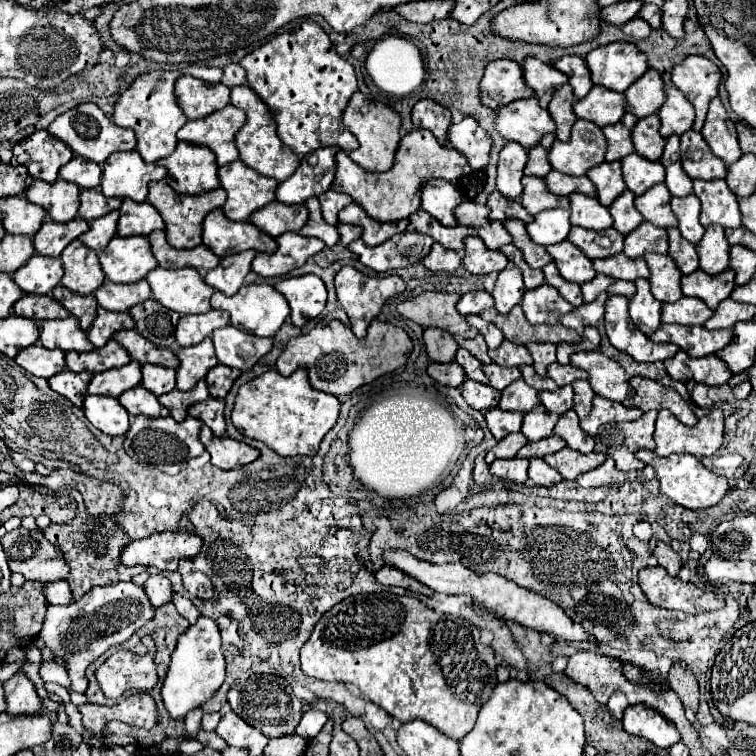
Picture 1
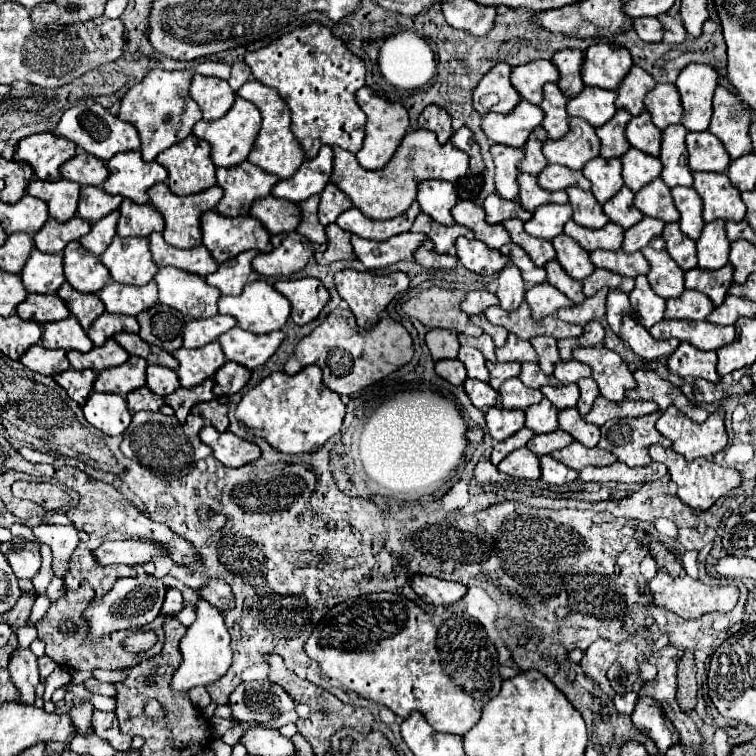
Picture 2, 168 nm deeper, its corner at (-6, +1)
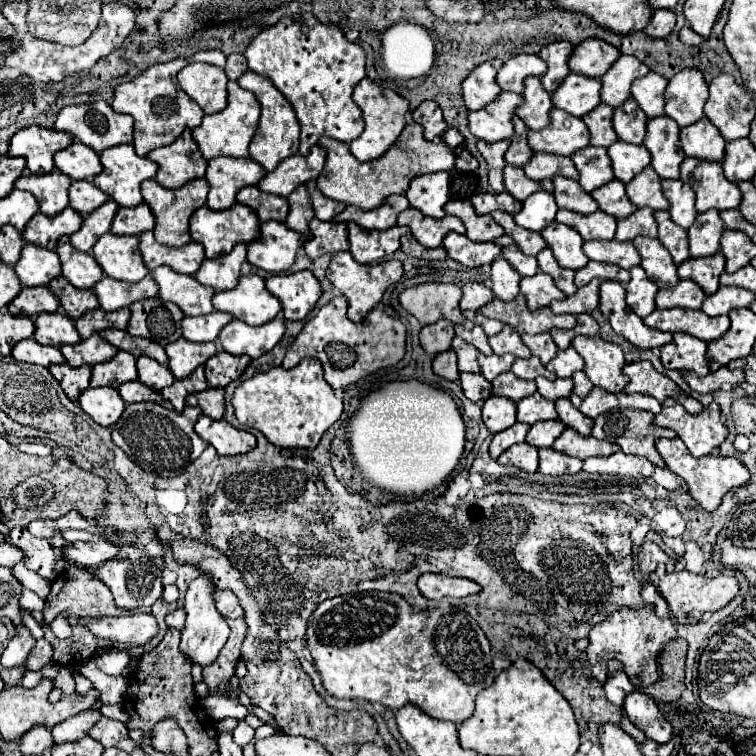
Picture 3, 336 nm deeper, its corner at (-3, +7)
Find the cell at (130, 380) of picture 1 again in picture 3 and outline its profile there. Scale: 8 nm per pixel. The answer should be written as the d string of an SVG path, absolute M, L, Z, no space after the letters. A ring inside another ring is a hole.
M118 352L112 360L96 364L92 368L92 380L90 386L112 386L118 388L124 382L136 380L136 358L130 356L130 352Z

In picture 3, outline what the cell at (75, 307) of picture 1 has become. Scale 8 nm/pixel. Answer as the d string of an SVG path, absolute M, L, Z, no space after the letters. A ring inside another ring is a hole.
M56 276L54 280L50 280L48 286L56 294L56 298L60 300L62 310L74 320L80 318L84 312L98 308L98 298L92 290L74 288L64 276Z

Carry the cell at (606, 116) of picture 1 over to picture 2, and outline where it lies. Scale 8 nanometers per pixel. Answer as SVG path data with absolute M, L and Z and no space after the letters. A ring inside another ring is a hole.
M585 86L585 90L579 96L571 98L567 102L567 112L569 112L569 116L585 118L591 126L597 128L615 116L615 112L617 112L615 100L617 100L617 94L613 90Z

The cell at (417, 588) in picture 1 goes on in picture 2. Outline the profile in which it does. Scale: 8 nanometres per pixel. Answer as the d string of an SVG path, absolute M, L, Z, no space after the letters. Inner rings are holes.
M413 576L411 580L413 590L427 602L427 604L451 604L465 596L467 588L459 582L447 582L435 576Z

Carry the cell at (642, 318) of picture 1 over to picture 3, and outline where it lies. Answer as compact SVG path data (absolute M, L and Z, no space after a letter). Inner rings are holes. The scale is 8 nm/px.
M634 266L630 270L630 274L632 274L632 278L626 284L626 304L632 308L634 314L644 318L650 312L654 312L654 308L656 308L654 296L658 292L658 286L646 276L642 266Z

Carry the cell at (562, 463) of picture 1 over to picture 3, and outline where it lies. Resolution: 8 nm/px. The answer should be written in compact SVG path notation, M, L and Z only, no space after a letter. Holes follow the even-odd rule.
M566 428L556 442L552 444L556 450L576 456L576 458L590 458L590 456L610 456L614 452L618 452L618 444L606 442L606 440L596 440L594 436L578 436L578 432L574 432L572 428Z

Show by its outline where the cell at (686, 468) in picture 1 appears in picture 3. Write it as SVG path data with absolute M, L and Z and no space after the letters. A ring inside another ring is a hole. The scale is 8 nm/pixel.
M660 438L656 442L656 448L660 452L660 456L664 458L666 466L676 472L678 476L682 476L688 484L688 492L694 496L694 500L706 510L706 512L714 512L720 504L722 504L722 496L734 488L744 486L750 480L748 468L738 460L738 458L722 458L722 456L702 456L702 458L694 458L690 456L686 444L680 438L668 440L668 438Z

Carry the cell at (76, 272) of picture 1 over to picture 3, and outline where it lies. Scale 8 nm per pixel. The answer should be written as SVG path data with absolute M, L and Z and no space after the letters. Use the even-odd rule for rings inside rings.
M62 236L58 240L56 252L62 262L62 276L76 288L92 288L102 278L104 272L98 266L98 262L94 260L94 256L72 248L72 244L66 236Z

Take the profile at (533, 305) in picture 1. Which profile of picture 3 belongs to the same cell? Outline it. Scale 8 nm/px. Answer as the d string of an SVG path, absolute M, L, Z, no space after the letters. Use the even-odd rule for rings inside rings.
M538 272L530 278L522 278L520 280L520 292L526 296L530 310L542 308L542 306L548 306L554 300L566 298L566 294L544 272Z

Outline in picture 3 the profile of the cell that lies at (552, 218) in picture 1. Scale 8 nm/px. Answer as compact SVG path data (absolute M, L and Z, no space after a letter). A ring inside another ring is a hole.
M538 190L522 202L522 210L514 216L514 220L526 230L540 232L542 228L546 228L546 224L554 220L556 210L558 206L554 202L554 196L546 190Z

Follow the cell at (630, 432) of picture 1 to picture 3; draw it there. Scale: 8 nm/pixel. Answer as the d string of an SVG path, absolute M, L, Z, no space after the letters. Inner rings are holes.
M620 408L620 410L612 410L606 414L600 414L594 420L594 428L592 428L592 436L598 440L608 440L608 442L616 442L620 444L624 454L634 454L634 456L644 456L648 458L654 466L658 468L666 468L664 460L660 458L654 442L658 438L676 438L674 430L668 428L660 428L654 422L654 414L652 412L644 412L644 410L630 410L630 408Z

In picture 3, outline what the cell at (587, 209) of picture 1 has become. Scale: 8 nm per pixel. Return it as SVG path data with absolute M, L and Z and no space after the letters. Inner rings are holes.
M556 174L552 182L554 182L554 198L558 208L566 208L582 214L590 214L598 210L598 204L594 202L594 198L588 192L584 192L576 180Z

